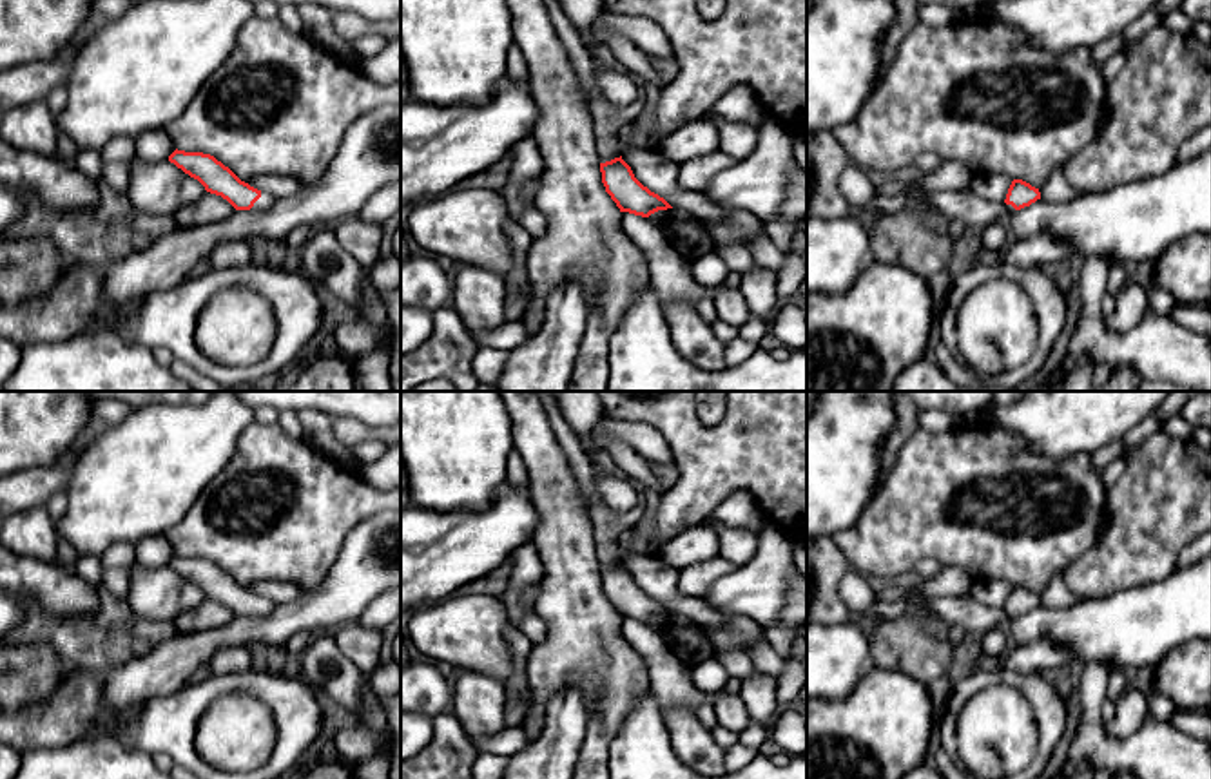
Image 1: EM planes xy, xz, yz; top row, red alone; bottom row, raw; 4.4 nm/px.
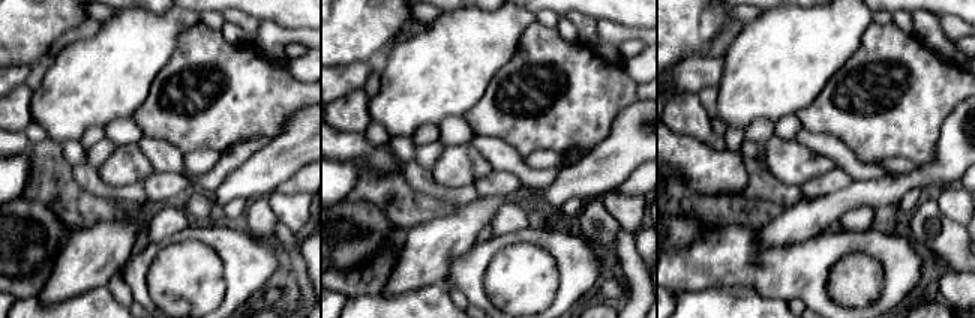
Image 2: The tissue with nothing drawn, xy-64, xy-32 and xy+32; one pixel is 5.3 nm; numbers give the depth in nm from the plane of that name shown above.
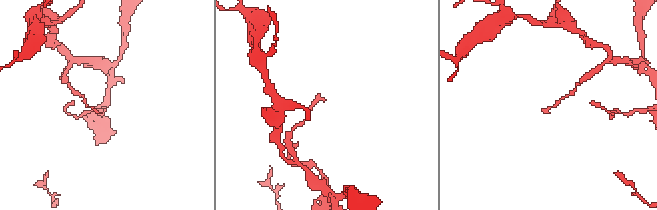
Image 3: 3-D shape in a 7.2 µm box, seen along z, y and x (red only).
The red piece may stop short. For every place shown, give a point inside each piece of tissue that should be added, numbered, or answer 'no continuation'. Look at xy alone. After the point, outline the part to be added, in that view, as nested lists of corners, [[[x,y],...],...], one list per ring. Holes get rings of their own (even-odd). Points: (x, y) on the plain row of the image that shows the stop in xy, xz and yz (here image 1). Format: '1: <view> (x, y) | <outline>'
1: xy (267, 605) | [[[261,598],[261,603],[254,609],[254,612],[252,612],[250,616],[266,616],[266,614],[270,614],[276,607],[277,607],[276,601],[268,600],[268,598]]]

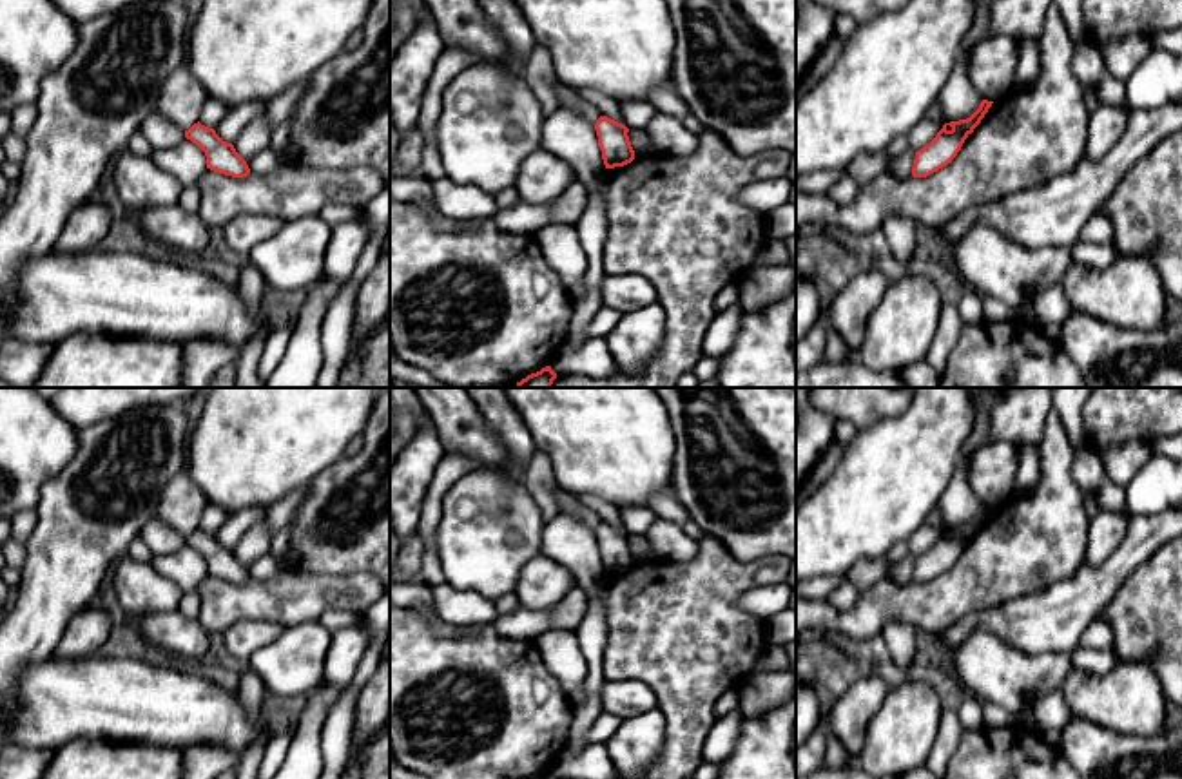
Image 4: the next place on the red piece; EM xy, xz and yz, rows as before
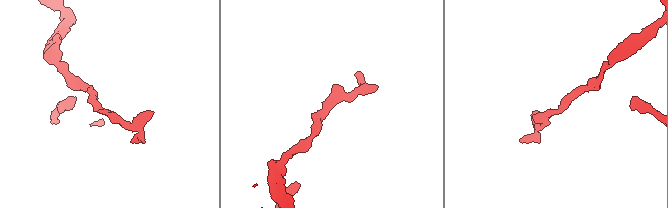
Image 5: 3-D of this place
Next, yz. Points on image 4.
no continuation

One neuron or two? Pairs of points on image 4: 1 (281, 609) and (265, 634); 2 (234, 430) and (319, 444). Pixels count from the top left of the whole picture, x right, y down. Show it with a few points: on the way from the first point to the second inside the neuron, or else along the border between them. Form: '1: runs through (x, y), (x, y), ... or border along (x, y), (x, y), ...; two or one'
1: border along (231, 624), (258, 620), (276, 622), (283, 627); two
2: runs through (256, 430), (298, 430); one

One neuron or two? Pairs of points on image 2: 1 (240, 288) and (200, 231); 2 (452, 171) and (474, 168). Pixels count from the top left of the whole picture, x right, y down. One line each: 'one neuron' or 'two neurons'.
1: one neuron
2: one neuron

